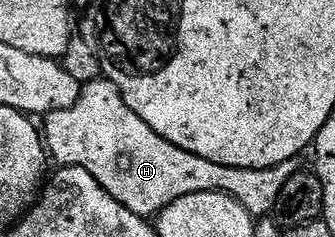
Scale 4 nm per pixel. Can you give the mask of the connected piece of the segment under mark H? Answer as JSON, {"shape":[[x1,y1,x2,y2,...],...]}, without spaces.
{"shape":[[100,79,88,81,80,88,77,103,73,107,64,109,52,109,46,114,44,125,41,125,41,133,45,138,45,148,52,158,59,160,60,166,72,165,81,167,121,203,121,207,129,207,133,215,151,219,159,214,169,203,177,203,185,195,194,193,228,193,232,199,239,201,245,211,249,211,256,219,266,218,274,214,275,204,281,195,281,187,289,183,294,173,300,172,301,165,298,160,286,161,272,169,238,169,237,167,225,167,221,163,209,163,209,159,201,159,197,155,189,155,189,151,181,151,181,147,173,147,169,139,161,139,137,111,133,111,125,103,121,91,112,81]]}

